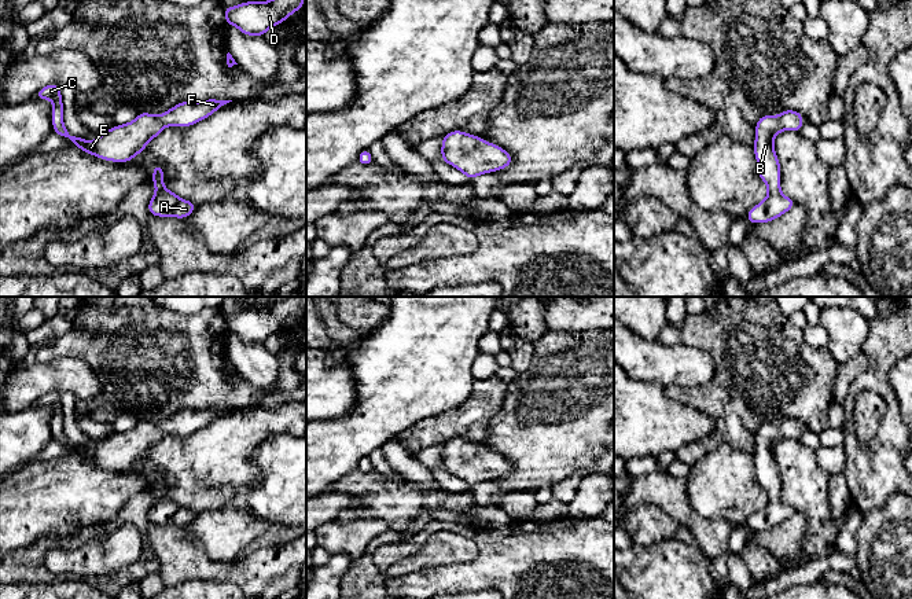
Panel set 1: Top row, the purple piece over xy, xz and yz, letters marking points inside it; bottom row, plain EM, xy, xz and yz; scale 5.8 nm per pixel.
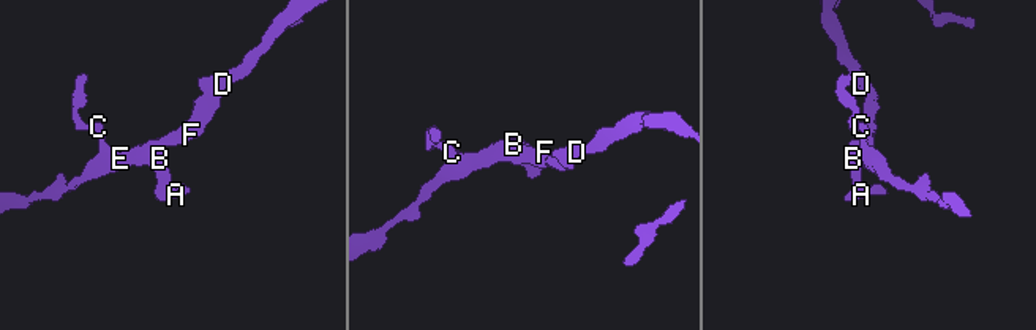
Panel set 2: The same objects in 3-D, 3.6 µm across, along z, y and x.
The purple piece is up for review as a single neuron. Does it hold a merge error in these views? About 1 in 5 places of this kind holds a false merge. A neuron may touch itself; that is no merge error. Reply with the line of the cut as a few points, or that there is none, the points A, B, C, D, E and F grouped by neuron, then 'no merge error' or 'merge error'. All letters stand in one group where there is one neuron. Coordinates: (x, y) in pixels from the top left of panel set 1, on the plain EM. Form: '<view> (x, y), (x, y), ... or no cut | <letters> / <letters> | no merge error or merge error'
no cut | A B C D E F | no merge error

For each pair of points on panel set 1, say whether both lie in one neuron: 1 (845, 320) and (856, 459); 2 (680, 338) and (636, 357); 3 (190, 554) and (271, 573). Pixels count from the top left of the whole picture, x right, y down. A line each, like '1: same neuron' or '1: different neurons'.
1: different neurons
2: different neurons
3: same neuron

